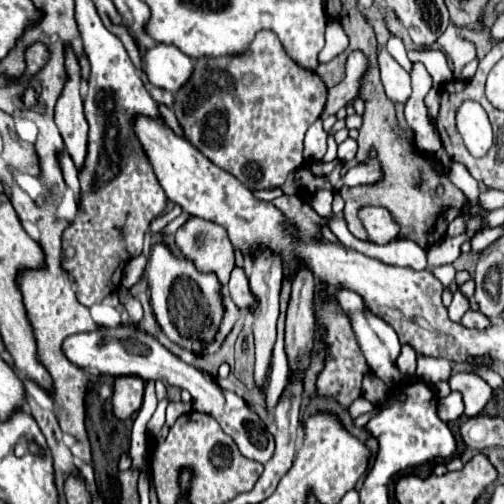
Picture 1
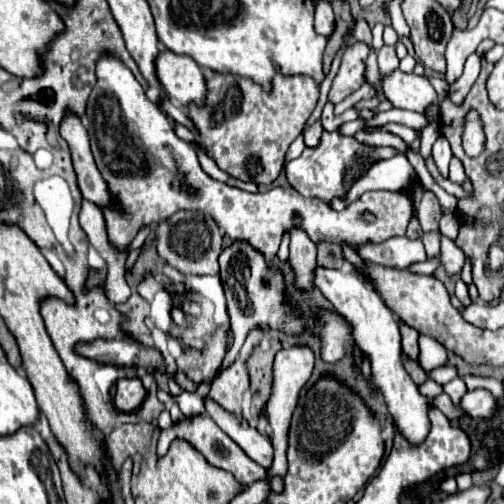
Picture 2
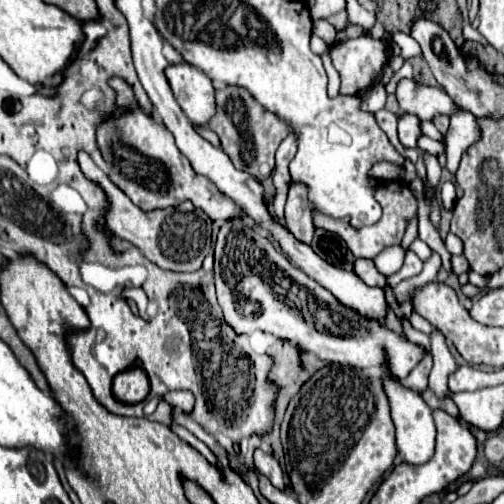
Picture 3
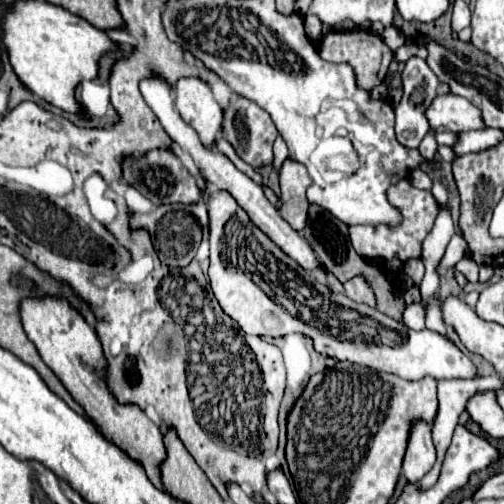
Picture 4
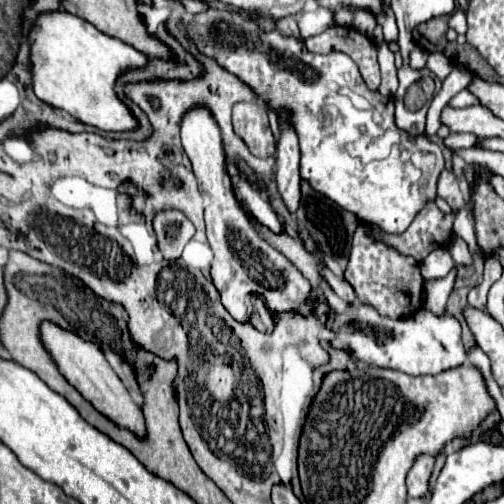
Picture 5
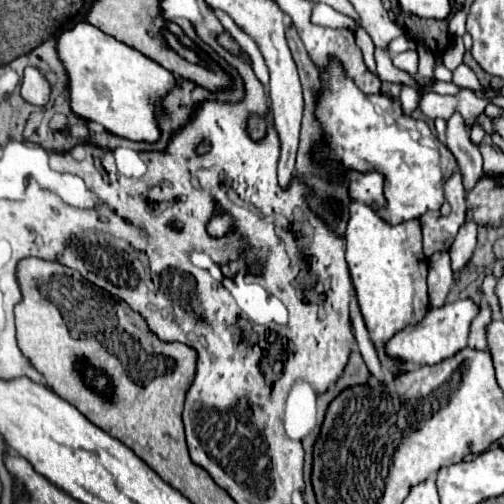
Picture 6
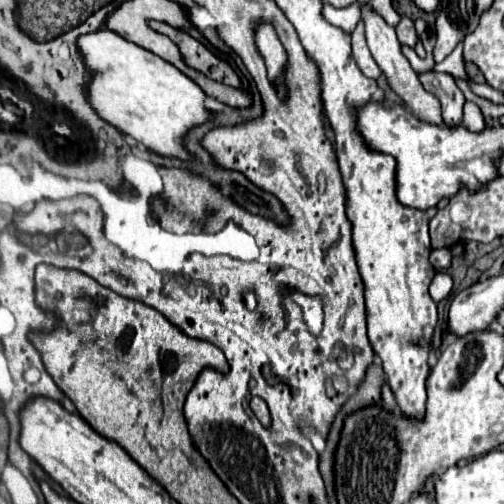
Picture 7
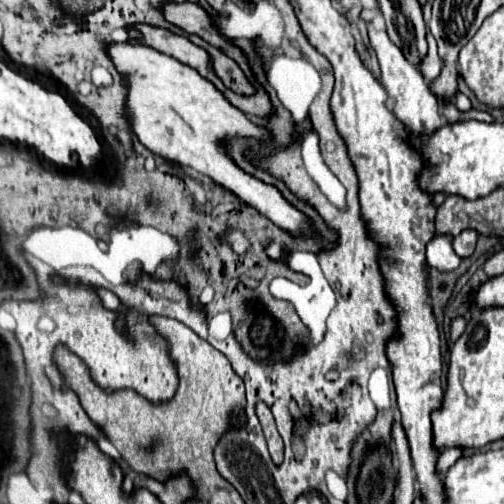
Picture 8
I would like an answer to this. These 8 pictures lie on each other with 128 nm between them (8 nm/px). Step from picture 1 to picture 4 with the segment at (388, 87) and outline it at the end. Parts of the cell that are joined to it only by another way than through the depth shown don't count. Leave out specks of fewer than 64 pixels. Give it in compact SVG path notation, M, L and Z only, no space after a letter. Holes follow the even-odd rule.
M436 96L426 110L432 128L446 128L452 132L468 132L486 128L480 110L462 96Z

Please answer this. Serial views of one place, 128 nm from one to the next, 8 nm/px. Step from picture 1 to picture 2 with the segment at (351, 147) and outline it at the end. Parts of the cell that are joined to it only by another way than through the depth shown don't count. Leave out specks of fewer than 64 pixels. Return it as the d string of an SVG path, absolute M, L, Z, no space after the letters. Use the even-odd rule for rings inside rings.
M358 132L356 140L366 144L378 144L378 146L394 146L402 154L406 154L408 150L408 144L400 136L390 132Z

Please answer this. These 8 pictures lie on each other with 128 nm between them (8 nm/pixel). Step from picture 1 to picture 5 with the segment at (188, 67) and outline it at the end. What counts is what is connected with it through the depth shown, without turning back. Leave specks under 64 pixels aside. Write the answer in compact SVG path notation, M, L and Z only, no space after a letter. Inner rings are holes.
M194 108L186 112L182 120L182 146L188 154L194 174L198 178L198 188L204 200L204 218L206 218L206 234L208 244L214 252L212 262L212 280L222 296L224 308L238 320L248 322L248 312L244 306L244 298L250 294L262 294L268 302L268 308L274 312L298 310L308 314L312 306L306 306L310 294L310 282L280 254L274 246L270 246L258 232L252 228L248 214L244 212L242 204L238 202L232 180L226 174L224 166L224 150L220 130L206 108ZM352 304L346 308L344 314L332 312L330 320L330 328L336 334L332 344L336 348L348 348L354 358L378 364L380 368L422 376L438 374L466 362L466 348L462 344L460 322L448 312L438 316L432 310L422 308L420 312L416 312L416 316L408 320L392 320L380 316L372 306Z

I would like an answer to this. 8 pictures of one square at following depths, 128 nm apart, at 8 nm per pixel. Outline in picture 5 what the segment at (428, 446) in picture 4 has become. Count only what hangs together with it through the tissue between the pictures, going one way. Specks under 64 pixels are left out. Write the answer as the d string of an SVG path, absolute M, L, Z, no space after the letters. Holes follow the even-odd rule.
M420 456L412 470L406 476L406 486L408 486L408 496L410 498L428 498L430 494L430 476L434 470L434 458L432 456Z

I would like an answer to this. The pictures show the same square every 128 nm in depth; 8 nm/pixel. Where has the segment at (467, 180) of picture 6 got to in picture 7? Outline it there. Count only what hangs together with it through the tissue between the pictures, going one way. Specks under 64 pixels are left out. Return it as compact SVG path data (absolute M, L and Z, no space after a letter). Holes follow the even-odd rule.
M440 74L440 76L420 76L424 90L432 92L442 104L442 118L446 124L456 126L462 124L462 106L466 102L462 90L456 86L454 76Z

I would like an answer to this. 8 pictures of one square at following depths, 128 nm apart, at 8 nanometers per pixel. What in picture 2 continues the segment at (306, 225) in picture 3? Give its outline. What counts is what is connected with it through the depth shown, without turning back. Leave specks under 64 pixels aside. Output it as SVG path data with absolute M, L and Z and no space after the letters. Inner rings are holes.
M300 226L290 230L290 262L296 272L296 286L310 288L314 284L316 244L312 244L308 234Z

